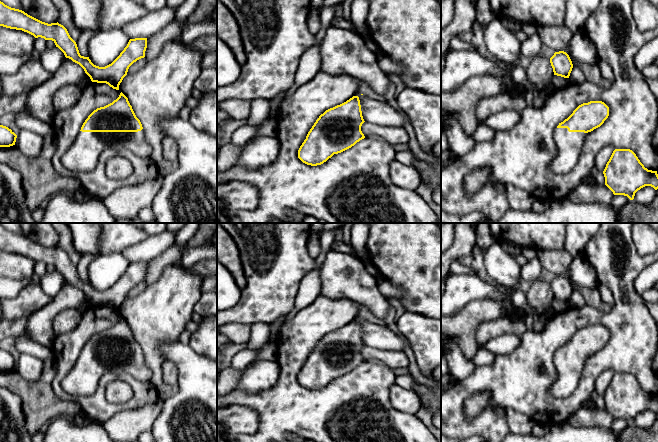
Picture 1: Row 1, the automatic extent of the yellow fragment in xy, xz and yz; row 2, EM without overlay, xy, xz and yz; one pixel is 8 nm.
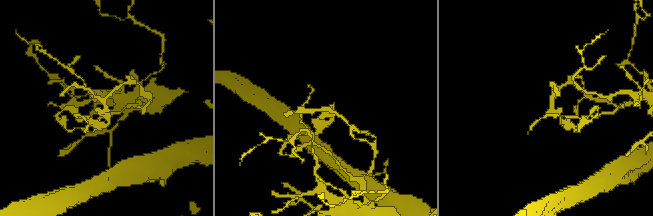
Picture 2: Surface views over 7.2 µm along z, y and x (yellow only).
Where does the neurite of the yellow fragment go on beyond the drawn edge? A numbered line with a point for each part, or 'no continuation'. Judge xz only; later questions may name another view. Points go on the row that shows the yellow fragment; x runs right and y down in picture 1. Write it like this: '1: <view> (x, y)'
no continuation

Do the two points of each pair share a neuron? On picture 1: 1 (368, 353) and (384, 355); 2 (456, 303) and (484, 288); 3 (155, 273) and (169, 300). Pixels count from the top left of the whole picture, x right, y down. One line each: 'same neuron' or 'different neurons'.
1: same neuron
2: same neuron
3: different neurons

